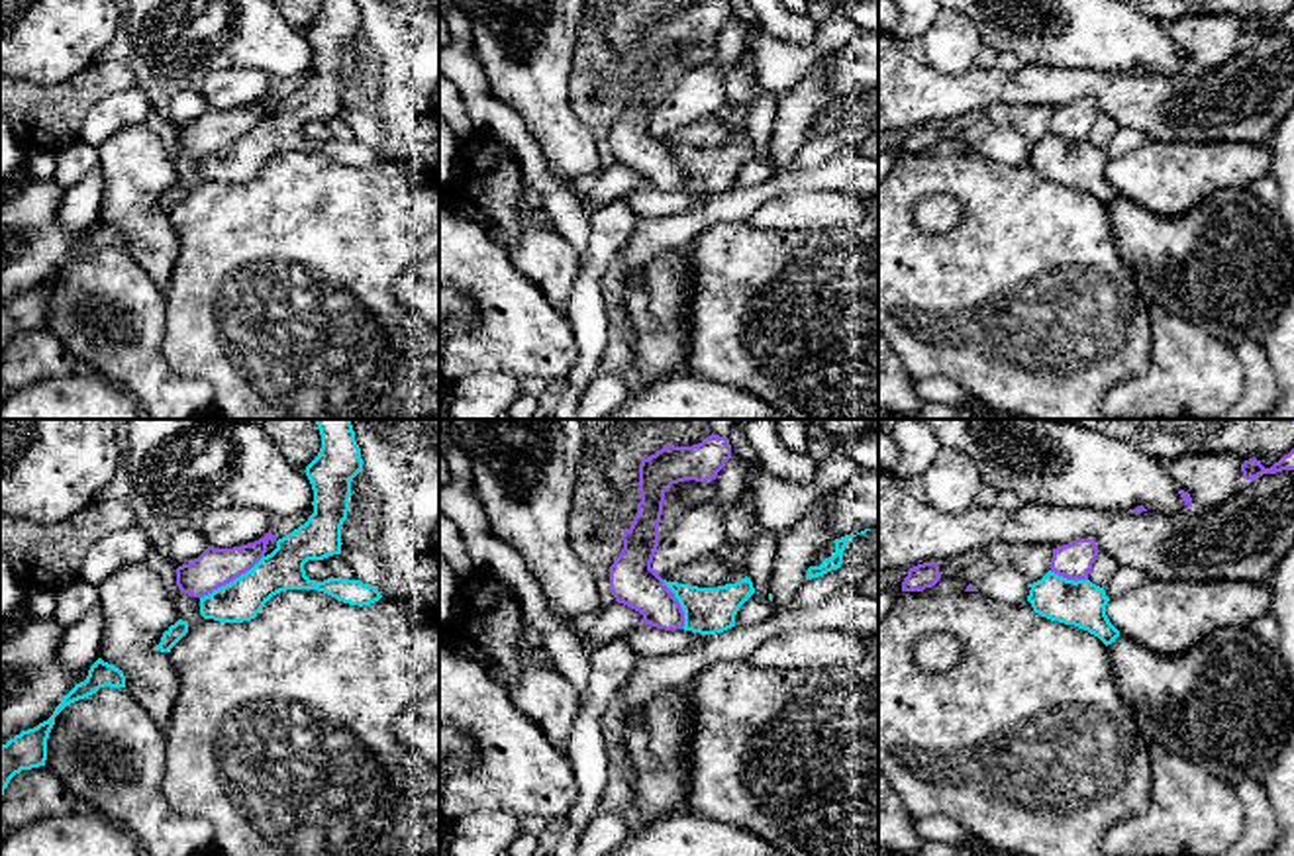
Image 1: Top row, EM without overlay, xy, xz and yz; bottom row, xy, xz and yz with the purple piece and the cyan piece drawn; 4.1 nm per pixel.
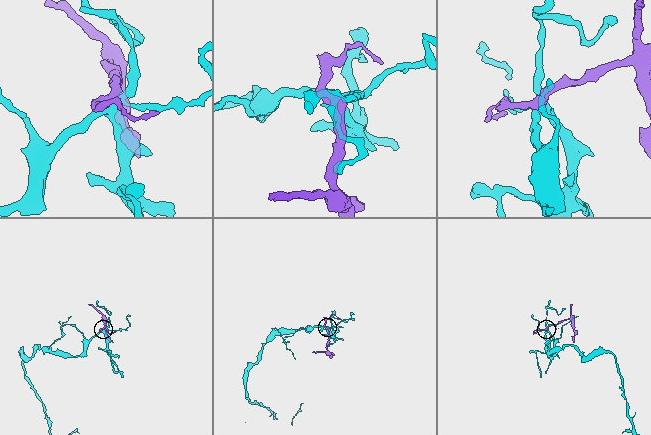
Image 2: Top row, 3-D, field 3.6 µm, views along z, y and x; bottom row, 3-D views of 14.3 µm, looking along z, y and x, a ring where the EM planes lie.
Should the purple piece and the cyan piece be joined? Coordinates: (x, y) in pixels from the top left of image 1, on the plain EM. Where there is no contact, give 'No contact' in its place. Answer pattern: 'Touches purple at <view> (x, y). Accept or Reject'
Touches purple at xy (232, 142). Reject

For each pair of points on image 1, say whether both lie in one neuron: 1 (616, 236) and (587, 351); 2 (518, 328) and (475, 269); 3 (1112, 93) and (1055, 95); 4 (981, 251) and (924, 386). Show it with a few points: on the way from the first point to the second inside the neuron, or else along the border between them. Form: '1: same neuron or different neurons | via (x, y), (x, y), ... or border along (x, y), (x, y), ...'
1: same neuron | via (597, 265), (589, 279), (589, 322)
2: same neuron | via (506, 314), (487, 283)
3: same neuron | via (1098, 89), (1069, 89)
4: different neurons | border along (914, 379), (949, 377), (971, 396)

